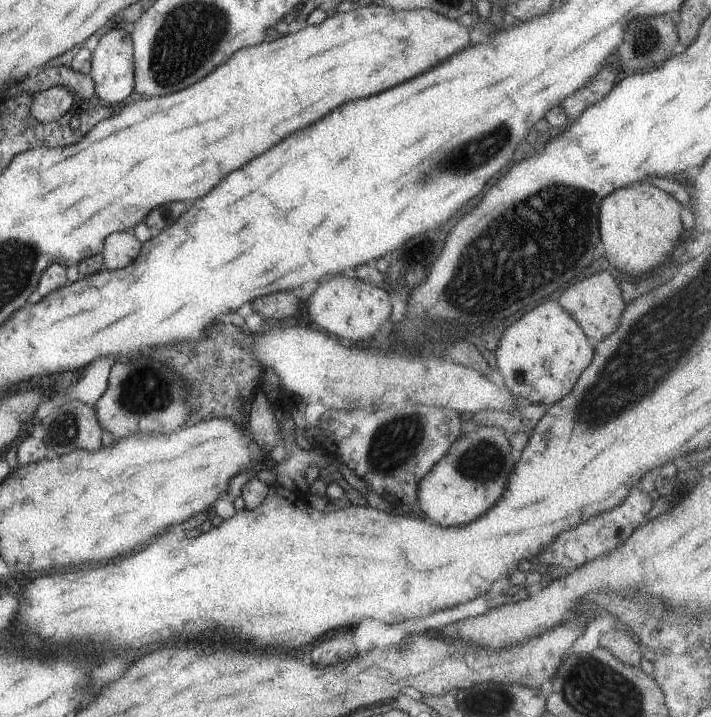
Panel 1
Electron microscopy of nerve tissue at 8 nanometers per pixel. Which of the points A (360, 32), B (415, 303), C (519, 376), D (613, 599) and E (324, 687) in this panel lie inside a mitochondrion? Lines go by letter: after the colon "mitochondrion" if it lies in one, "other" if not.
A: other
B: other
C: mitochondrion
D: other
E: other

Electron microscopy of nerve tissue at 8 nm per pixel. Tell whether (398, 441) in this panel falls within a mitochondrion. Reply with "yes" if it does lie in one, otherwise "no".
yes

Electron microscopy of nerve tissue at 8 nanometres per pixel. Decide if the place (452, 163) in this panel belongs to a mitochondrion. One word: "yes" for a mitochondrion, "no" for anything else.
yes

